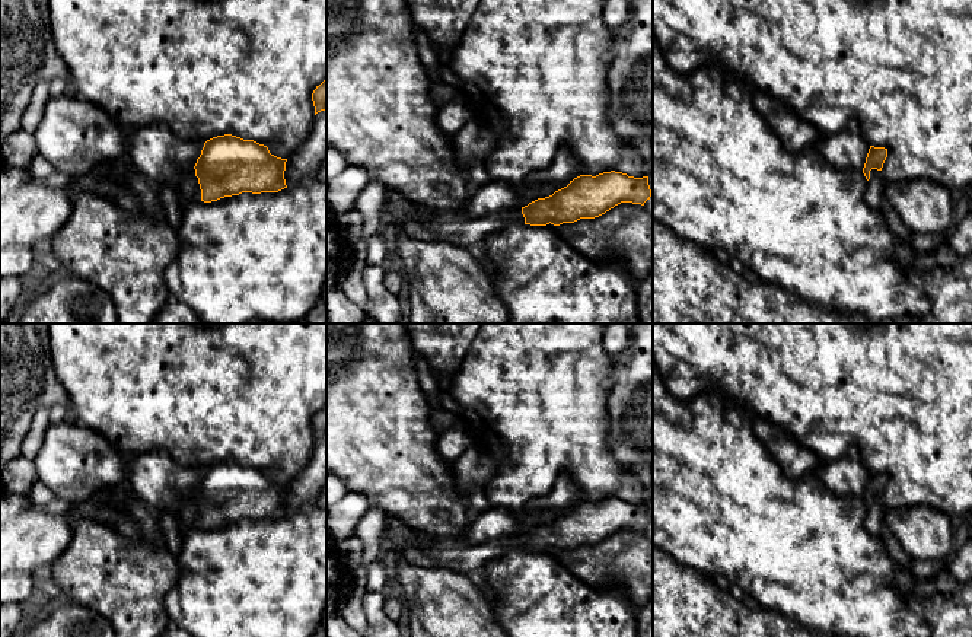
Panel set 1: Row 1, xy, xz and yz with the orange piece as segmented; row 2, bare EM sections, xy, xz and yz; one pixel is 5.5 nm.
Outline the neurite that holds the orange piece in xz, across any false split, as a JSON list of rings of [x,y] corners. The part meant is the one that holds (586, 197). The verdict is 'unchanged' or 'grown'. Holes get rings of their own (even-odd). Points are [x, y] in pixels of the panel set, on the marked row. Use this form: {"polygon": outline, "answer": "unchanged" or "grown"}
{"polygon": [[[622,172],[580,175],[552,195],[538,198],[525,207],[501,210],[482,217],[465,211],[424,210],[424,219],[412,214],[401,230],[411,239],[434,243],[455,243],[477,251],[490,235],[516,226],[560,226],[580,219],[595,219],[621,203],[641,204],[651,197],[648,176],[634,178]]], "answer": "grown"}

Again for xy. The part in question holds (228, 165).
{"polygon": [[[224,134],[217,136],[204,143],[200,157],[194,168],[185,169],[173,175],[171,181],[160,184],[171,184],[176,188],[176,182],[185,175],[195,175],[200,187],[195,189],[195,200],[211,203],[224,197],[239,195],[242,192],[278,192],[284,188],[284,171],[287,159],[277,157],[270,153],[268,147],[254,140],[243,140],[240,137]]], "answer": "grown"}

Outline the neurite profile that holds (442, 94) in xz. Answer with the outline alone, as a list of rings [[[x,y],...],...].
[[[433,83],[430,87],[430,96],[434,101],[436,105],[443,106],[456,98],[459,98],[462,93],[444,83]]]

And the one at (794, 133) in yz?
[[[756,90],[753,103],[790,153],[799,153],[818,143],[820,133],[774,96]]]

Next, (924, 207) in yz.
[[[933,181],[886,182],[883,195],[902,223],[915,233],[946,235],[953,223],[956,194]]]

